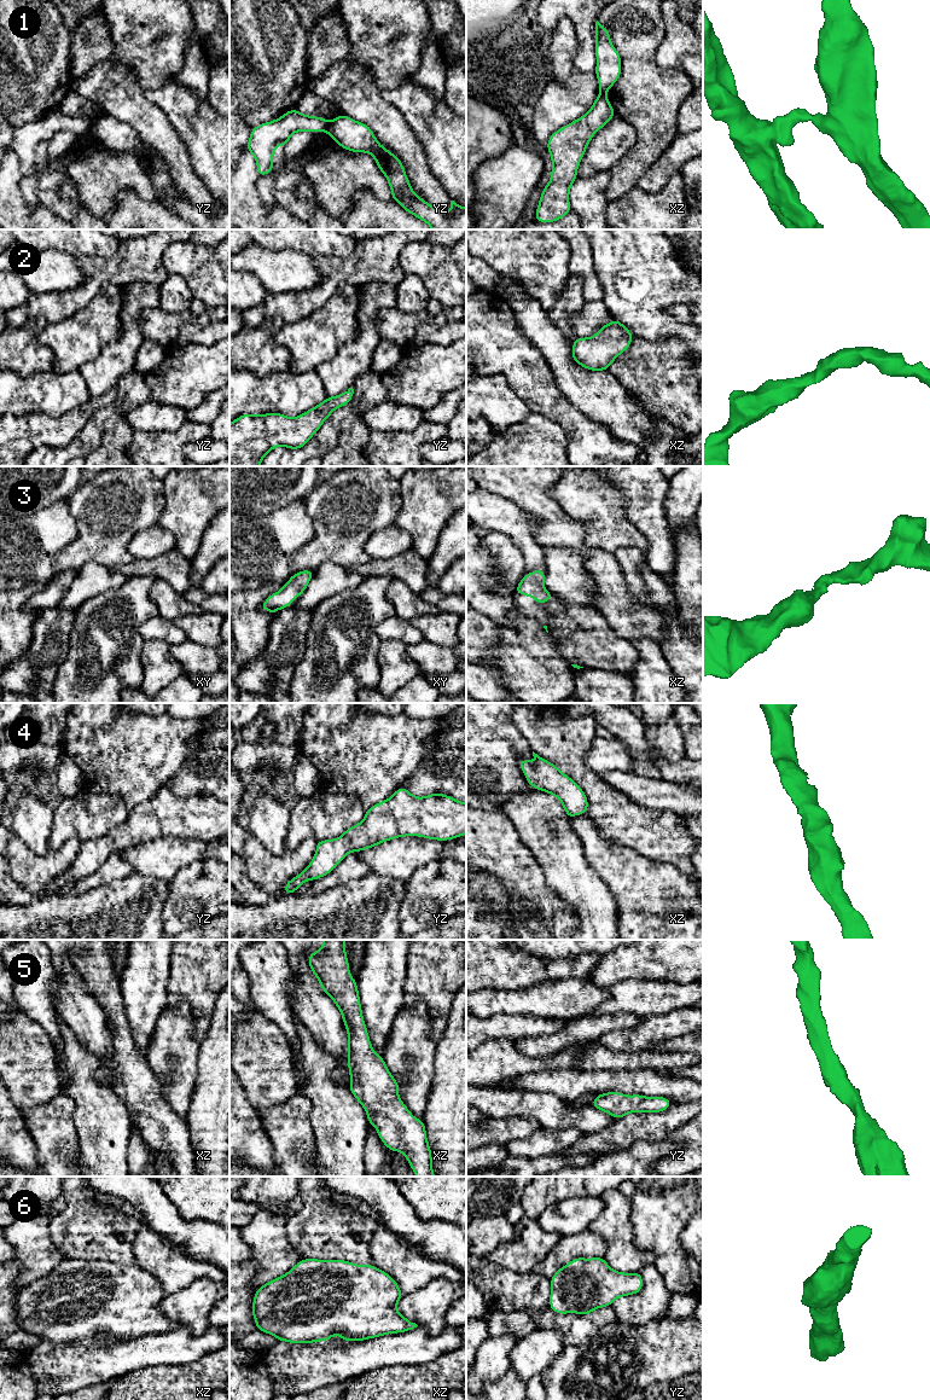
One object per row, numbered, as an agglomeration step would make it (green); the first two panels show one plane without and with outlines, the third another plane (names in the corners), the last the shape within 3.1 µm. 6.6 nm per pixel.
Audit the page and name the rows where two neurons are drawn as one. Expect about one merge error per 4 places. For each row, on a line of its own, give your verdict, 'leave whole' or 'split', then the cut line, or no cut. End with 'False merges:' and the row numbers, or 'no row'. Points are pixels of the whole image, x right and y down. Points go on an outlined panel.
1: split | yz (330, 122), (325, 129)
2: leave whole | no cut
3: leave whole | no cut
4: leave whole | no cut
5: leave whole | no cut
6: leave whole | no cut
False merges: 1

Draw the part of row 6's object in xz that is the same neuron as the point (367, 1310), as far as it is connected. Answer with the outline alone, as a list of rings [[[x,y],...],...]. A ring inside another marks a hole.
[[[302,1259],[286,1274],[257,1289],[252,1317],[257,1330],[274,1335],[278,1341],[312,1343],[331,1340],[335,1334],[348,1342],[365,1341],[418,1326],[397,1312],[396,1305],[402,1296],[391,1276],[373,1265]]]

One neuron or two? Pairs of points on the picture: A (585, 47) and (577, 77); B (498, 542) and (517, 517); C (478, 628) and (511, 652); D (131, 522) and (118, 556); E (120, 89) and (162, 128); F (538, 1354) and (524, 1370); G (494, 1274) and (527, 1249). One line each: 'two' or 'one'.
A: two
B: two
C: two
D: one
E: one
F: one
G: two

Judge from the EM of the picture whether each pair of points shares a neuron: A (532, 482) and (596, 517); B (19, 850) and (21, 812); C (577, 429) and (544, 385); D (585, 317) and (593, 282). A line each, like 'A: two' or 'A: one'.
A: two
B: two
C: one
D: two

